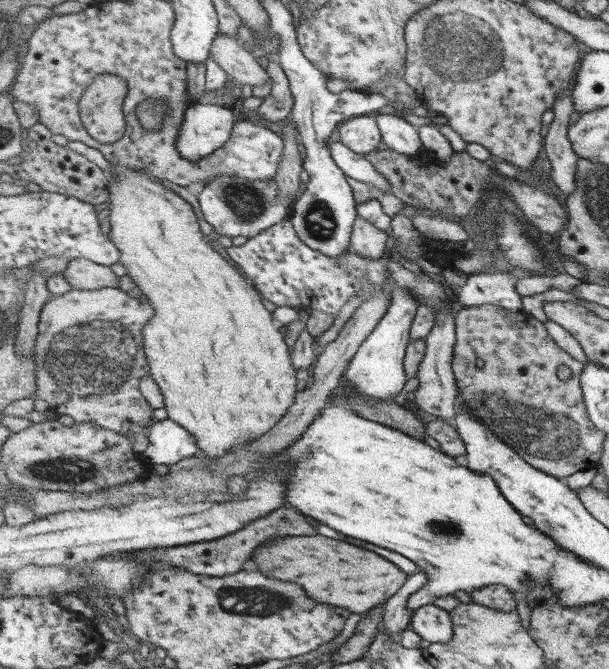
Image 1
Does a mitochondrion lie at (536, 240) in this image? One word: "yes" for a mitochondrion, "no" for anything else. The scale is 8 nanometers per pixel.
no

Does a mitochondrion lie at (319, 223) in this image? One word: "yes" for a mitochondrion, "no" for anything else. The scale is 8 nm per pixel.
yes

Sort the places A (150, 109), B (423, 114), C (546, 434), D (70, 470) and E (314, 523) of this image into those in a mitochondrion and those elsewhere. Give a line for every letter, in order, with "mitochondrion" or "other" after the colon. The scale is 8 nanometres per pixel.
A: mitochondrion
B: other
C: mitochondrion
D: mitochondrion
E: other

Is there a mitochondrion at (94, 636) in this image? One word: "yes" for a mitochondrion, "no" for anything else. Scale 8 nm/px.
no

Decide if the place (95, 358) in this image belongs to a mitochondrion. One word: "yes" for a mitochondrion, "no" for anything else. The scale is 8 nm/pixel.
yes

